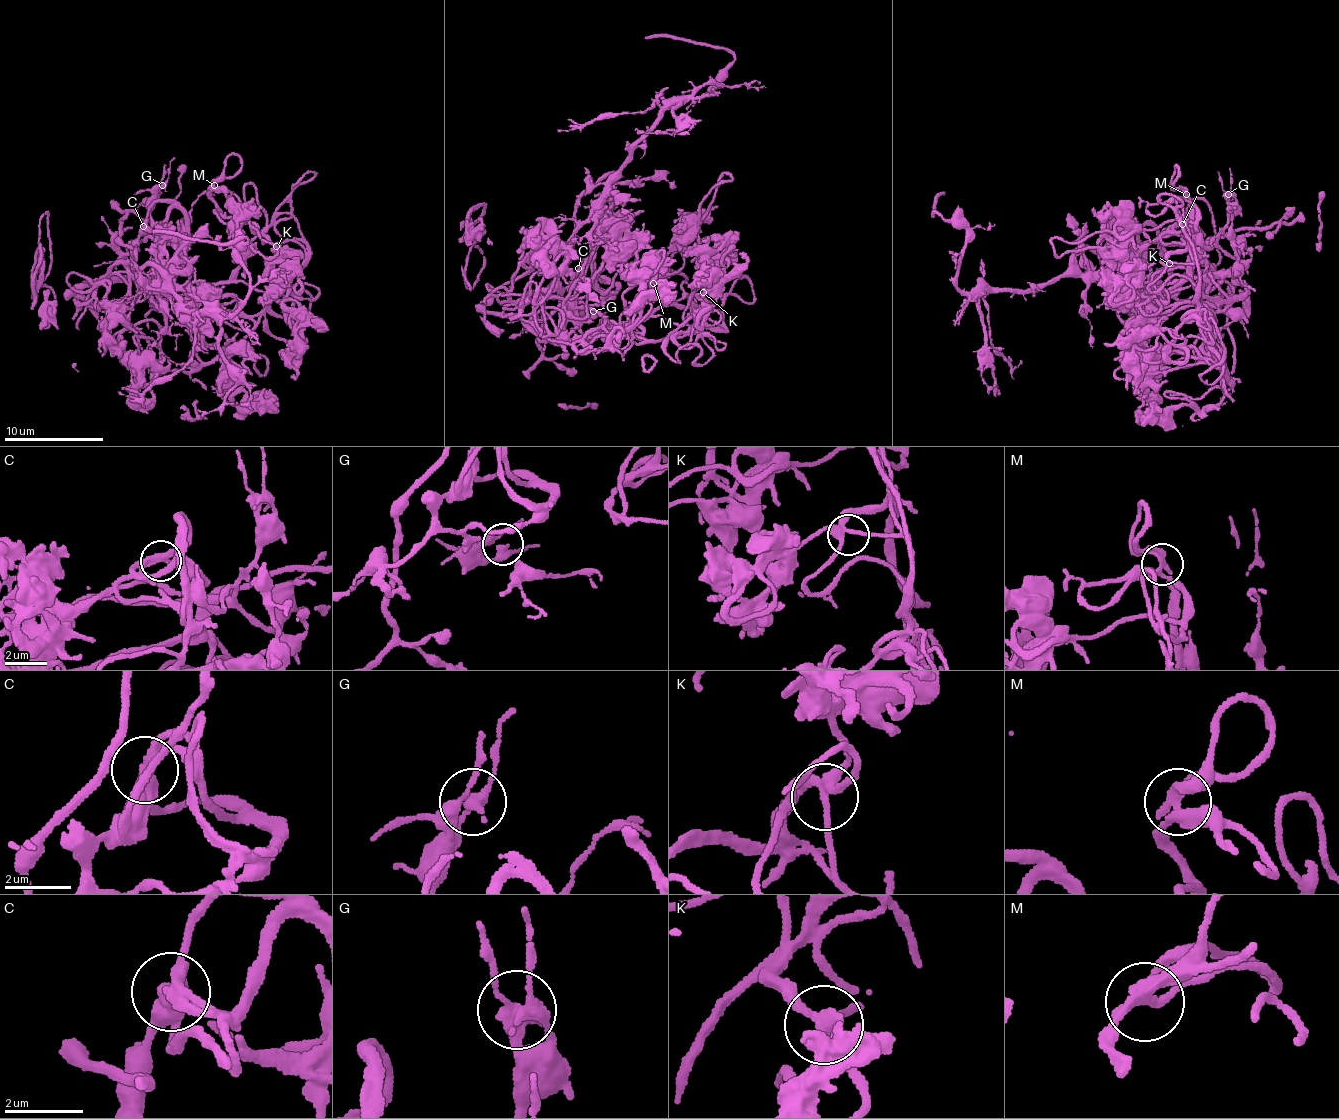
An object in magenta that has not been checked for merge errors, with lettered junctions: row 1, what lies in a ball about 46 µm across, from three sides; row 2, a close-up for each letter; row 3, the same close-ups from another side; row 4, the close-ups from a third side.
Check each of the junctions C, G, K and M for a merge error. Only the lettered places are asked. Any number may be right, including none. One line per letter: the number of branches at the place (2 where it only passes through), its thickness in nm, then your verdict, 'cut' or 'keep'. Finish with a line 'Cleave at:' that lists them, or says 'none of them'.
C: 4 | 260 nm | cut
G: 4 | 280 nm | keep
K: 4 | 240 nm | keep
M: 4 | 320 nm | keep
Cleave at: C

